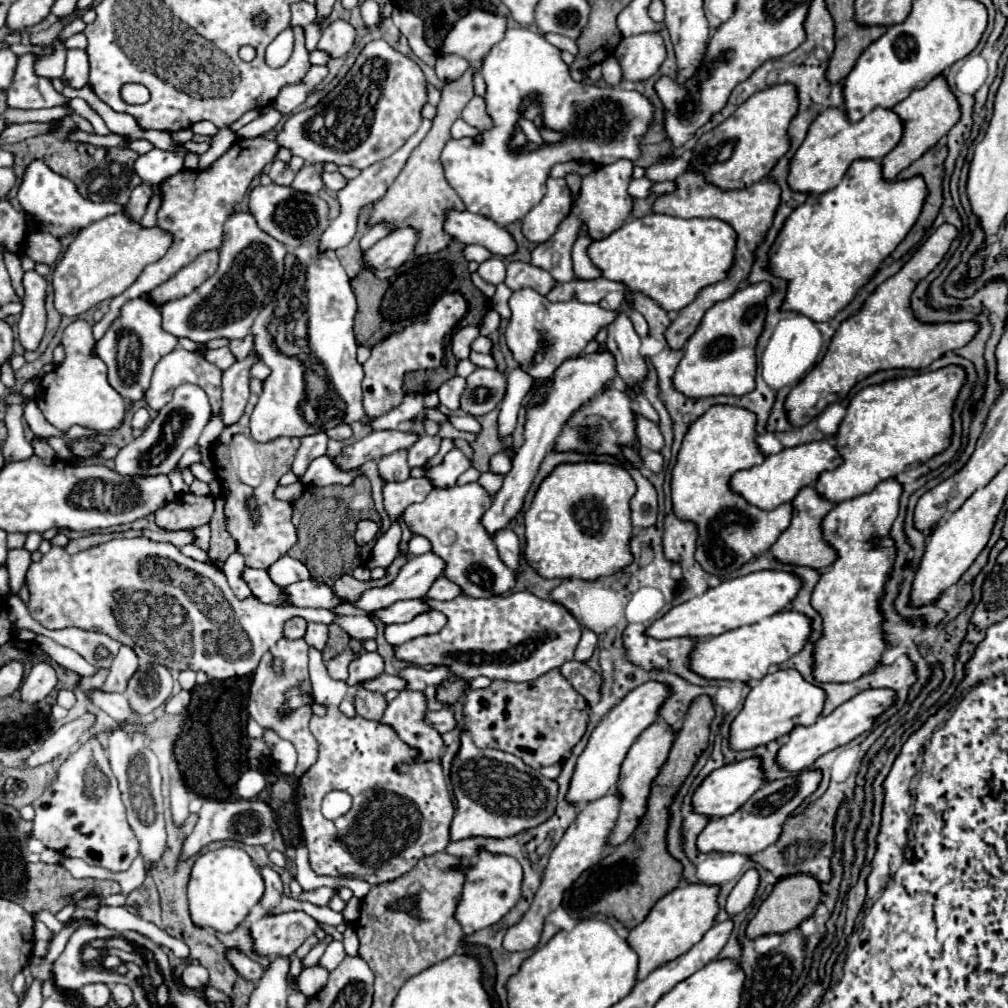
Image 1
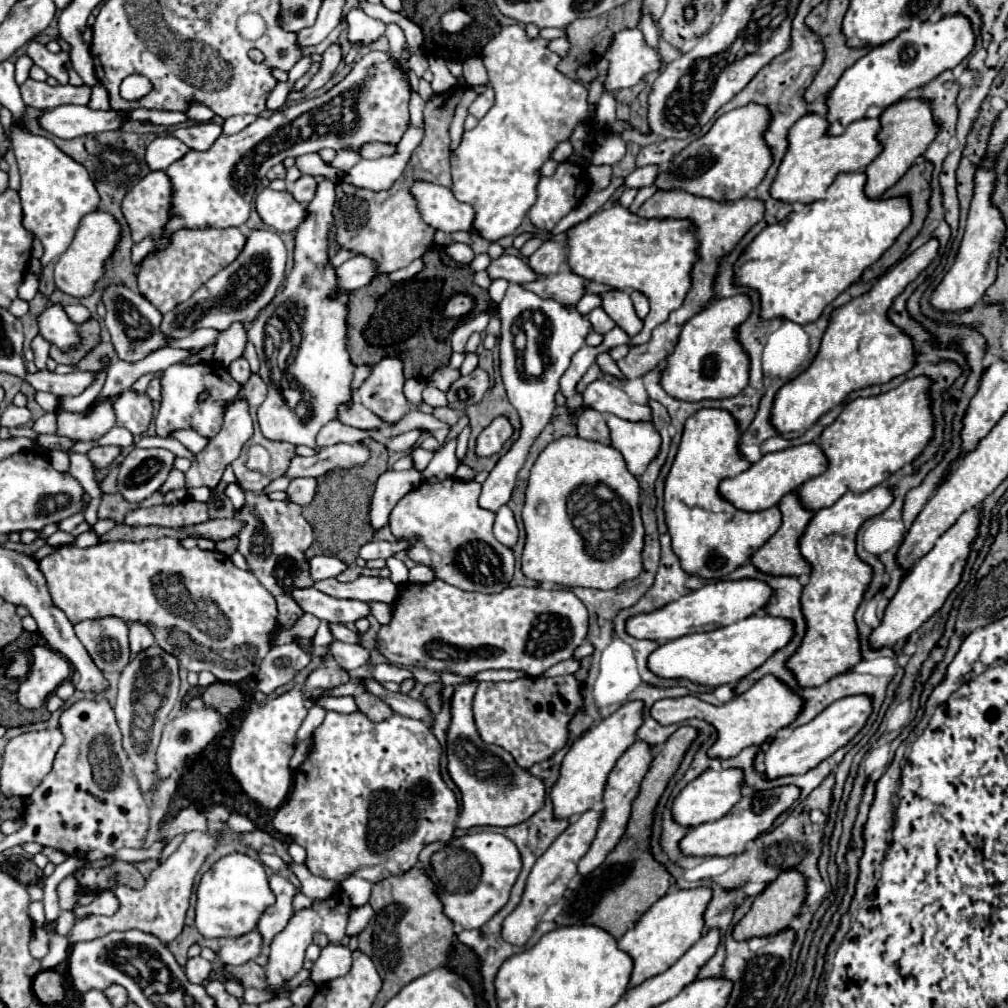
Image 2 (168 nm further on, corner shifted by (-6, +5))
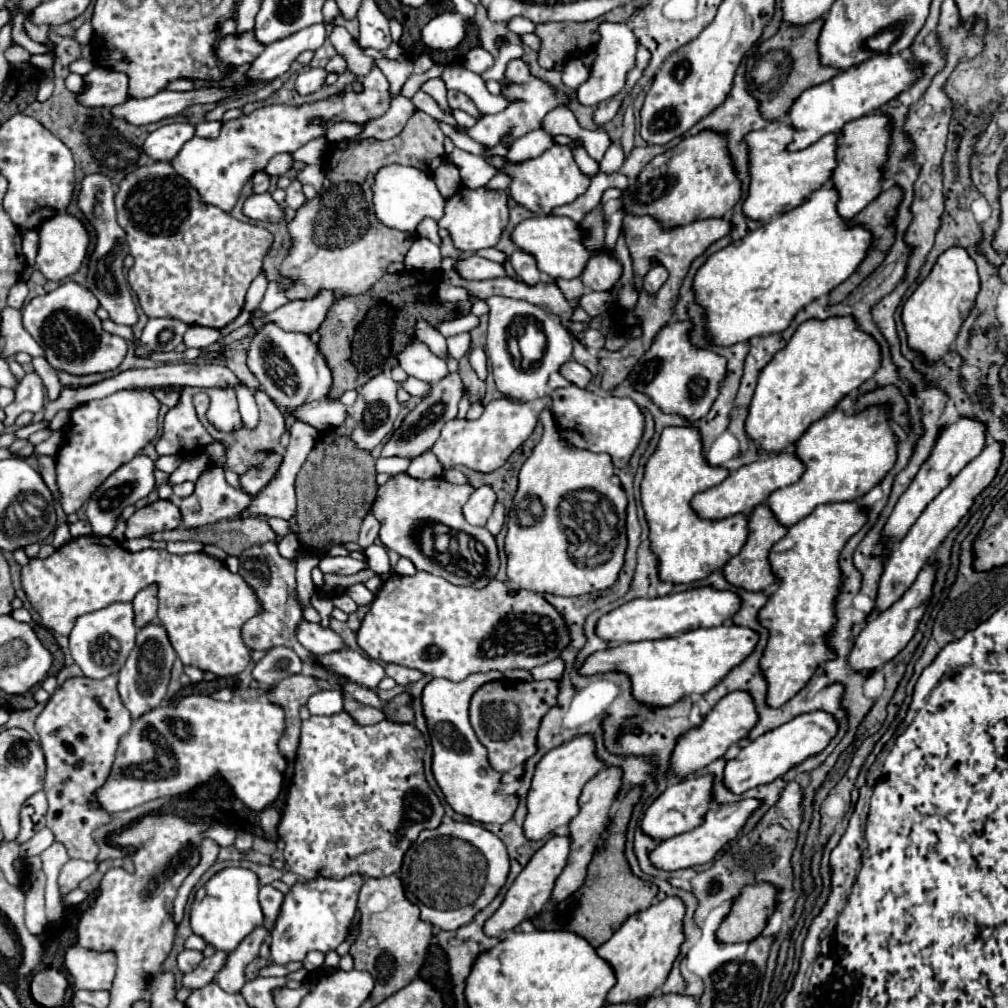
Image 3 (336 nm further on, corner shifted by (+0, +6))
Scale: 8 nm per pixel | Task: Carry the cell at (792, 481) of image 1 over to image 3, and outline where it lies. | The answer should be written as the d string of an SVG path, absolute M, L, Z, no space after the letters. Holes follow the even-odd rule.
M783 452L783 454L771 454L767 458L759 458L747 466L741 466L735 472L729 472L729 476L721 484L697 494L691 500L691 508L699 518L705 518L705 520L721 520L721 518L735 516L745 508L763 504L771 492L785 488L789 484L795 484L801 478L803 470L805 466L797 460L795 454Z

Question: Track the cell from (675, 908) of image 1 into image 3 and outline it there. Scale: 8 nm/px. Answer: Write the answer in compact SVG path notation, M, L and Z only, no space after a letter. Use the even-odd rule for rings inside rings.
M665 898L651 908L629 916L623 926L599 946L597 954L615 972L615 986L607 994L607 1004L637 1004L643 1006L657 988L663 986L673 960L683 942L683 916L685 906L679 898Z

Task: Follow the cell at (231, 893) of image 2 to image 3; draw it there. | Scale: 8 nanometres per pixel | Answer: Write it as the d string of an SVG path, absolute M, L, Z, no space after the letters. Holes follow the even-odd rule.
M225 868L217 872L195 894L191 906L191 928L207 944L223 952L233 952L247 934L263 924L263 910L257 900L259 882L255 872L247 868Z

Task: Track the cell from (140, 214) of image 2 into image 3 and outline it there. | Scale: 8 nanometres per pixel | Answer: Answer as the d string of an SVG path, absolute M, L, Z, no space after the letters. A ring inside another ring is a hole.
M151 162L127 174L115 194L115 206L135 260L127 280L149 318L175 318L221 330L239 316L245 292L275 240L267 228L241 222L203 202L169 162Z

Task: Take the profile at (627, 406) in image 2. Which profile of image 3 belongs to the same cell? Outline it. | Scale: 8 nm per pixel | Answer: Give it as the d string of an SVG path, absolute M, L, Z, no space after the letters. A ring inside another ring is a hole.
M569 360L569 362L561 364L559 374L565 376L569 382L577 384L579 388L587 388L589 382L591 382L591 378L593 378L591 372L589 372L585 366L581 366L579 362L575 362L575 360Z

